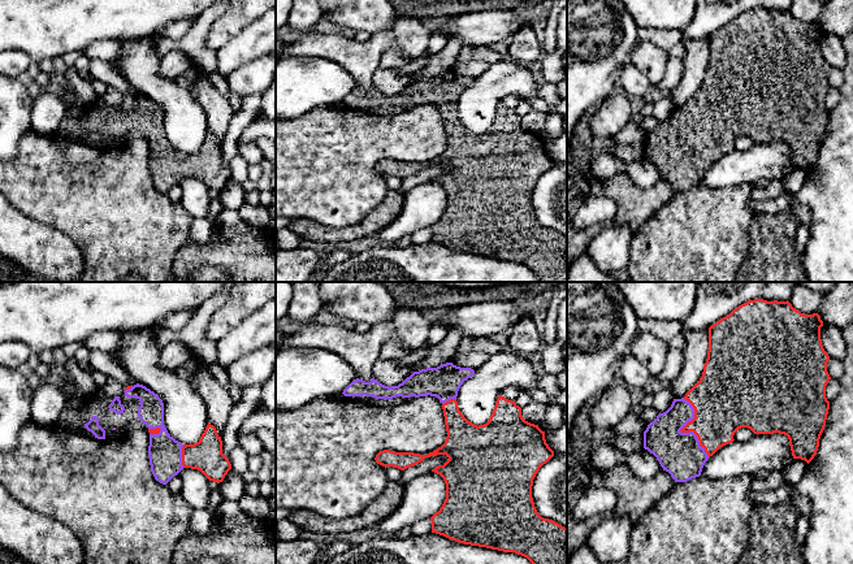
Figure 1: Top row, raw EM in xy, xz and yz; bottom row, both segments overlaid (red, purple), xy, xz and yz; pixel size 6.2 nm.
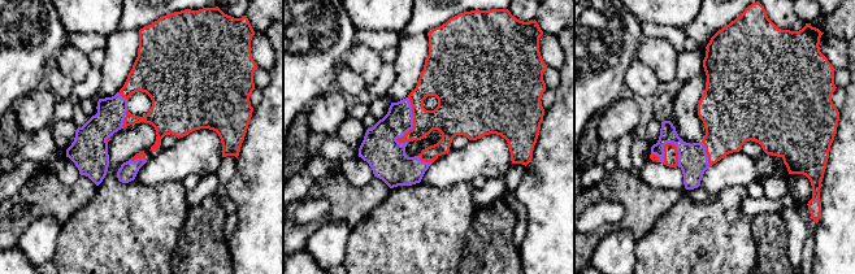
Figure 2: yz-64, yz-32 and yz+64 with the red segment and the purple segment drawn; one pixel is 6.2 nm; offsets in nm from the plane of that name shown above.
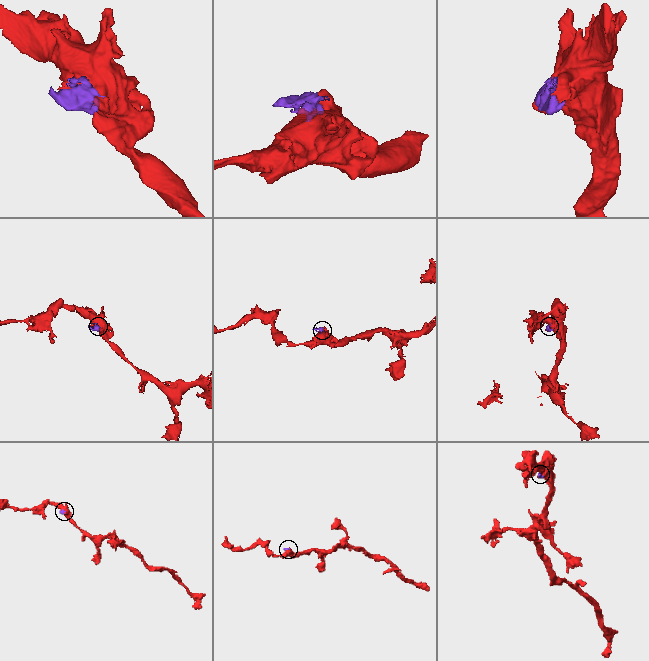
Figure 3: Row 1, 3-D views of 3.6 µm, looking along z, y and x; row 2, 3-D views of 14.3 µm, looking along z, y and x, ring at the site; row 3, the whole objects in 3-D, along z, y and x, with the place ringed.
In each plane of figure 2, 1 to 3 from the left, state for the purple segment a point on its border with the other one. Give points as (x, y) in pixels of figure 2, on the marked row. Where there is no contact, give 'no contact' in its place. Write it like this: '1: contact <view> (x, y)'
1: contact yz-64 (124, 122)
2: contact yz-32 (413, 122)
3: contact yz+64 (665, 144)

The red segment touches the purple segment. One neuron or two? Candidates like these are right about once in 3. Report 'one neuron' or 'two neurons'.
one neuron

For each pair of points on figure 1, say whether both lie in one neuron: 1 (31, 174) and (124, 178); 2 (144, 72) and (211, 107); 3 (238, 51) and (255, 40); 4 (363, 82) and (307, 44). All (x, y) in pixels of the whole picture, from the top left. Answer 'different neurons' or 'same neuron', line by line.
1: same neuron
2: different neurons
3: same neuron
4: same neuron

